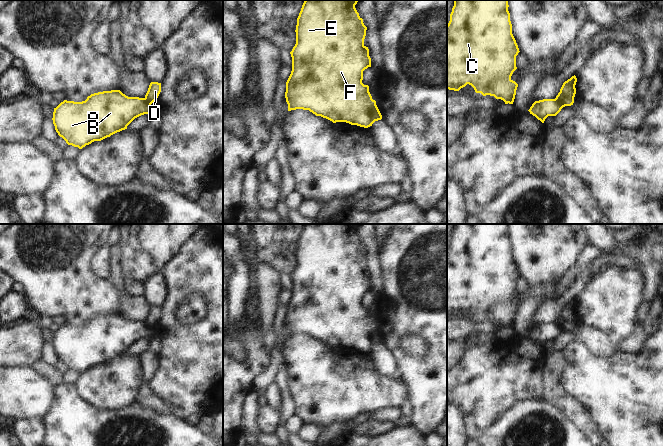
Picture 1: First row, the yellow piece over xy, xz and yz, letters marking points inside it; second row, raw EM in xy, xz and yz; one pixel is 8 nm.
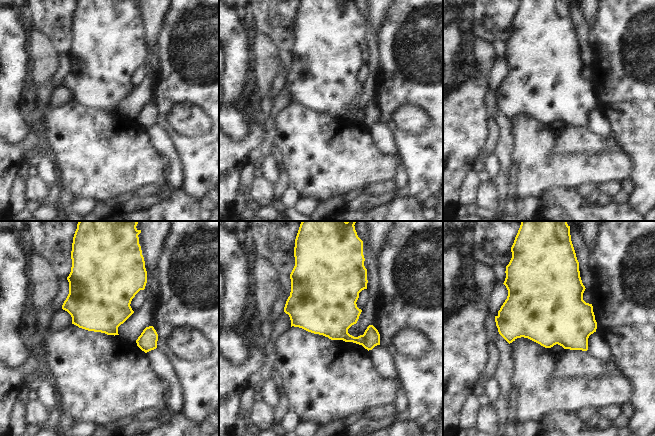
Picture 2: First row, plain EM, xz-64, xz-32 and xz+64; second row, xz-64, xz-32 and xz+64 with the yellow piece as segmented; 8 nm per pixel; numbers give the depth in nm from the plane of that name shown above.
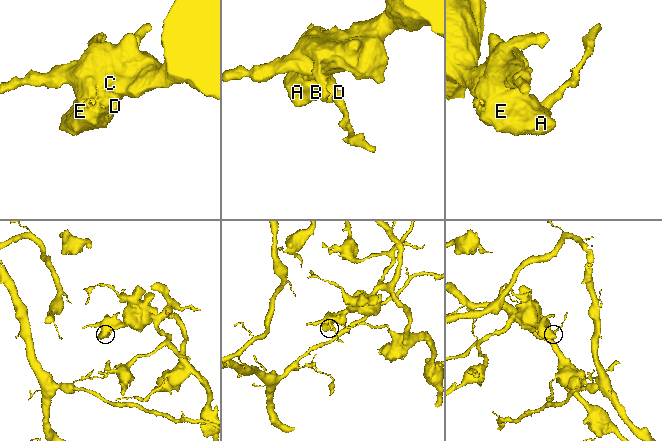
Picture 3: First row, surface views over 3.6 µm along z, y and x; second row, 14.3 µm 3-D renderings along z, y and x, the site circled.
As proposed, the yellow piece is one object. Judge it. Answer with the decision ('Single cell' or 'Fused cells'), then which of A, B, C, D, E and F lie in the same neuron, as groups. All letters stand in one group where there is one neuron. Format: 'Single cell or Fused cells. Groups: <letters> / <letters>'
Fused cells. Groups: A B C E F / D

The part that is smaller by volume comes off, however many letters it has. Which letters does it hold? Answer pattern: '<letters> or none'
D

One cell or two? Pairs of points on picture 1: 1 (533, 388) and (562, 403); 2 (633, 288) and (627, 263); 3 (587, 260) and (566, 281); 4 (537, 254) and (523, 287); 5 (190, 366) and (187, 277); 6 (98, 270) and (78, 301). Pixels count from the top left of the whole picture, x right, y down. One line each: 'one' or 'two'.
1: two
2: two
3: one
4: two
5: one
6: two

